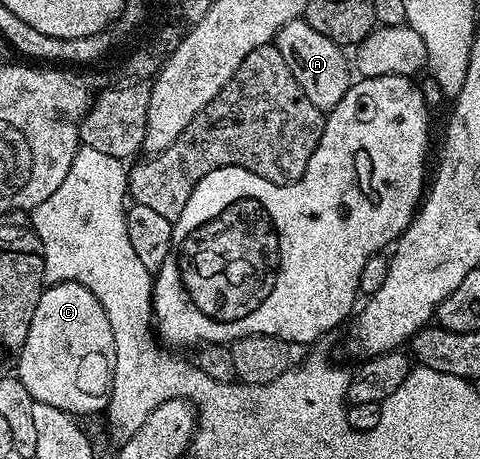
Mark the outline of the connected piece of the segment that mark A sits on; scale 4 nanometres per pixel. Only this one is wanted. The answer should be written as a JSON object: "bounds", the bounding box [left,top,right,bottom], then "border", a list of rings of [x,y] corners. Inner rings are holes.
{"bounds":[273,18,353,112],"border":[[[303,18],[289,21],[278,31],[273,43],[283,60],[291,69],[303,94],[321,111],[328,112],[342,101],[344,94],[353,83],[353,70],[343,54],[344,49],[336,40],[331,40],[315,30]]]}

